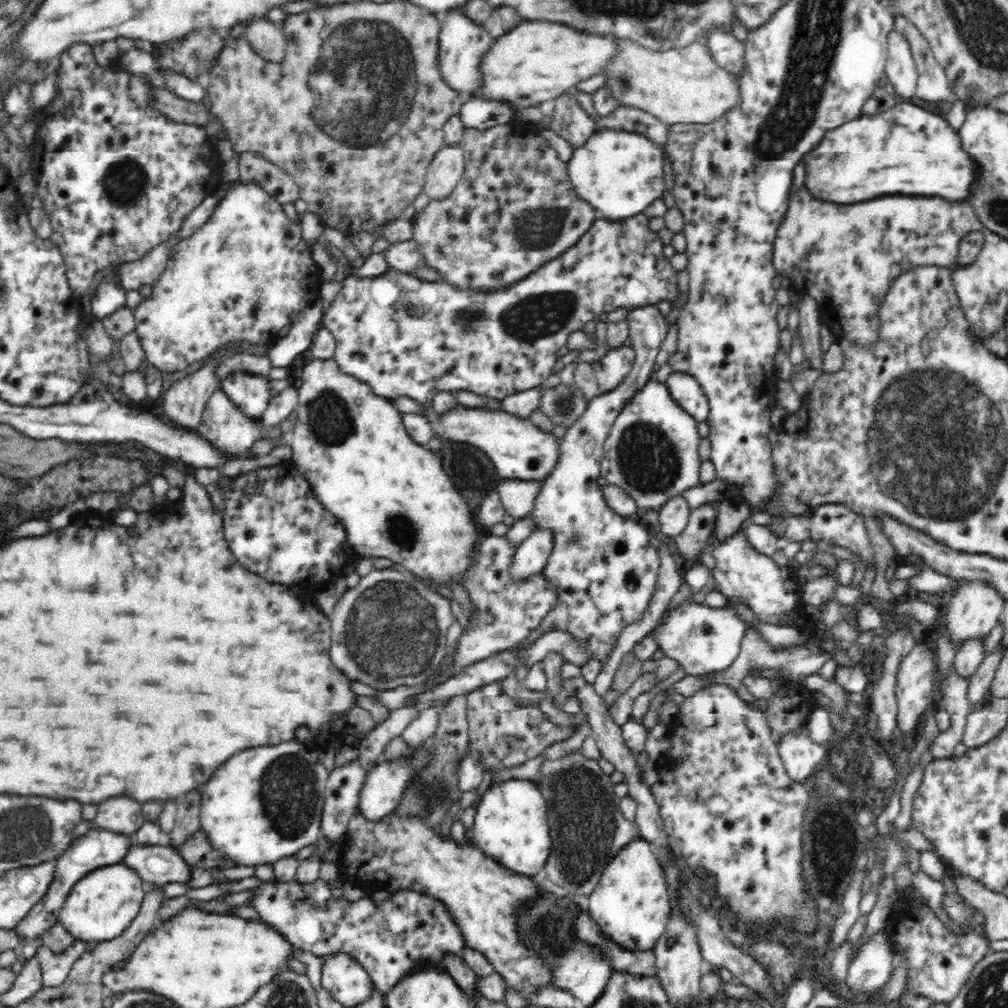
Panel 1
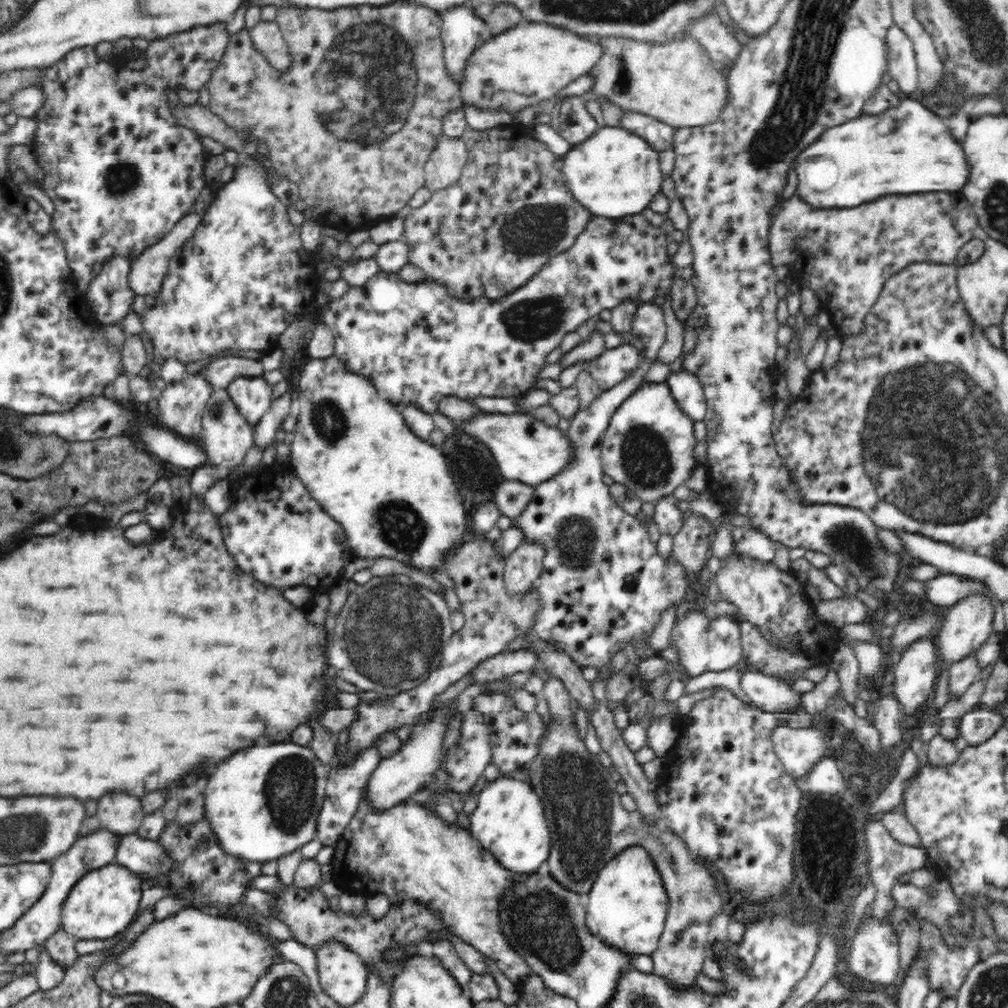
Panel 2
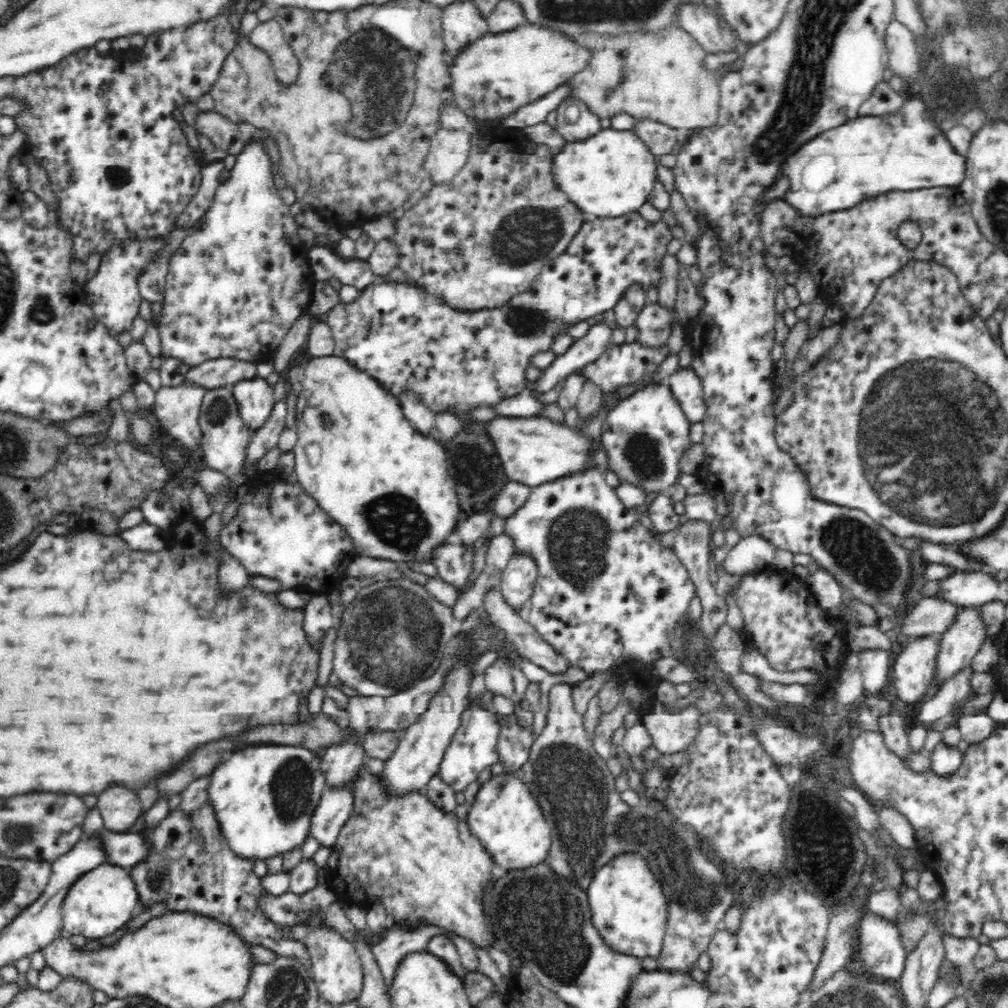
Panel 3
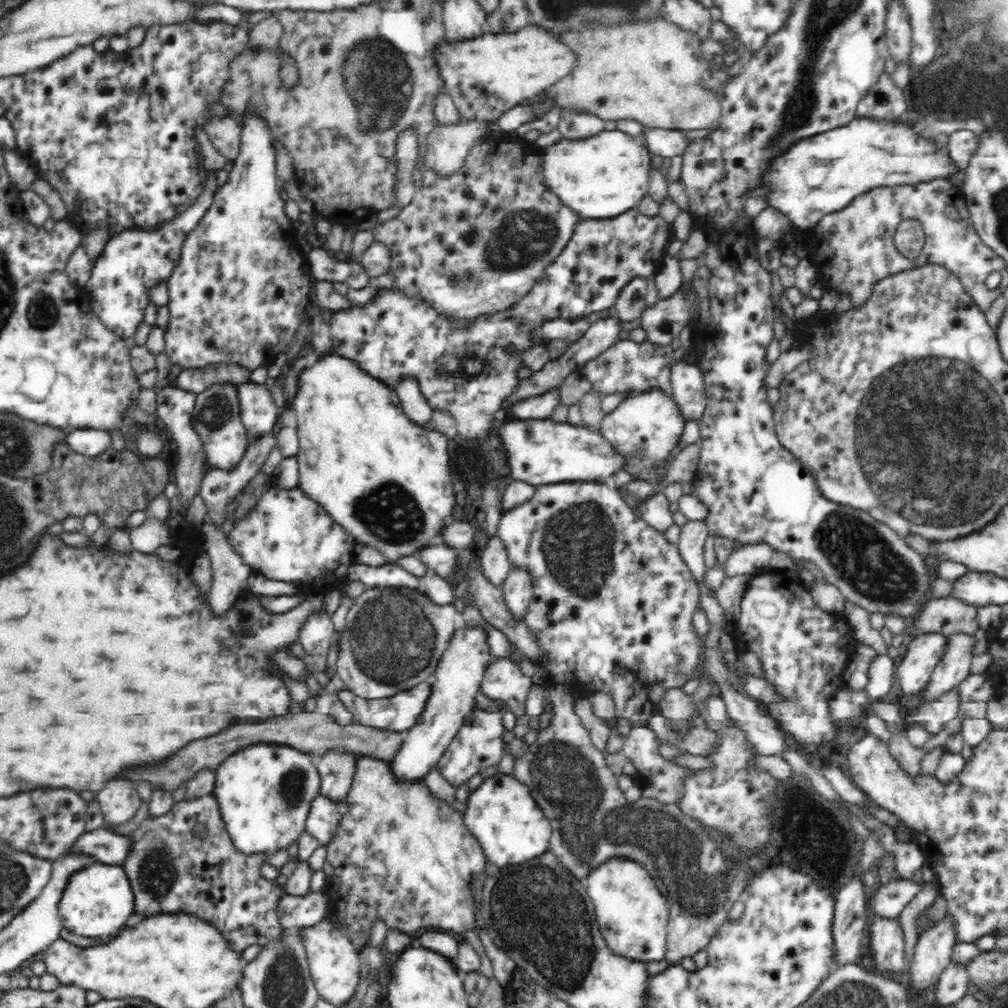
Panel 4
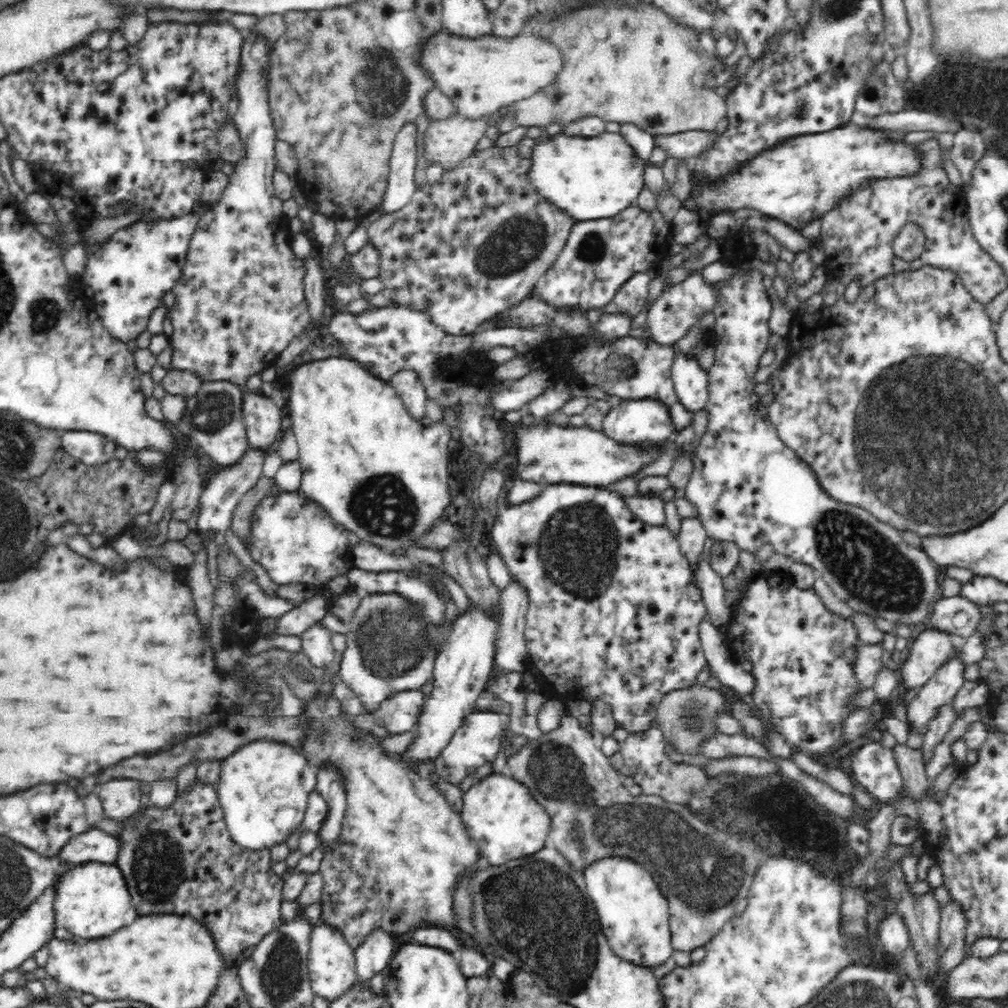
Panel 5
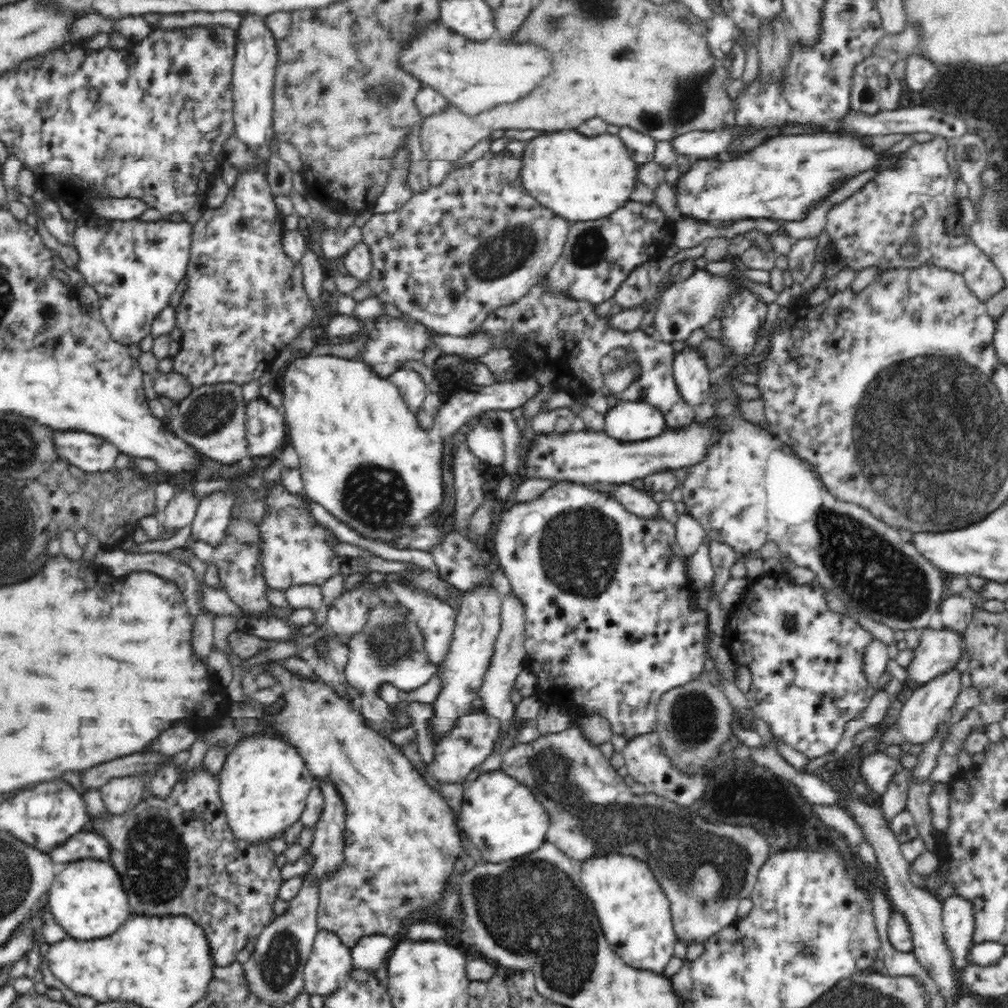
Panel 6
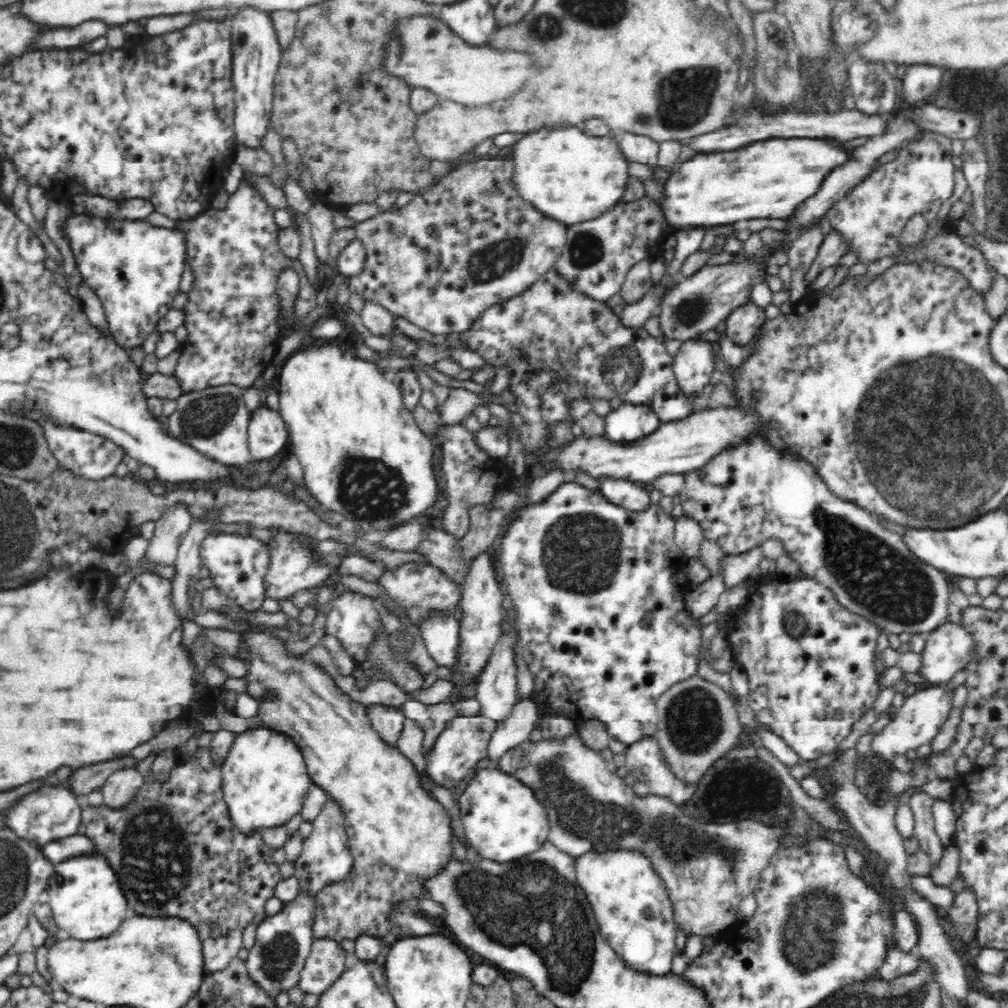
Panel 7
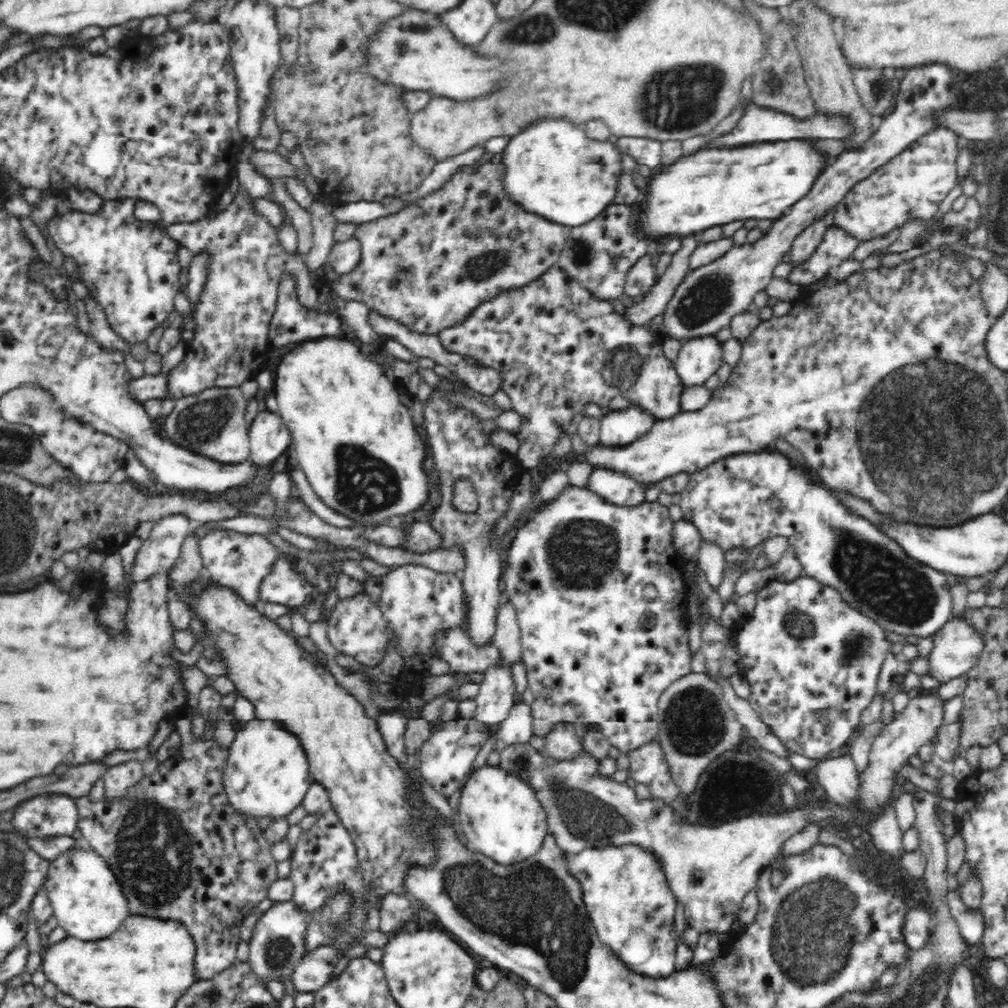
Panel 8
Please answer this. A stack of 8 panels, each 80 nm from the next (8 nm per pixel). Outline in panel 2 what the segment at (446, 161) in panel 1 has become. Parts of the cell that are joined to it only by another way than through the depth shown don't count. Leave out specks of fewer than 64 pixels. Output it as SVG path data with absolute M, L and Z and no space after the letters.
M440 135L425 162L425 187L433 191L456 184L469 158L464 138Z

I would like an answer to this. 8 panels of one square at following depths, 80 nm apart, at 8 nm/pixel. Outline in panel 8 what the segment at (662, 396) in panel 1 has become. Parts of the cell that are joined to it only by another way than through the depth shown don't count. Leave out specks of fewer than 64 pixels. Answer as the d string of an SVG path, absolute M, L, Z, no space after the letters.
M638 406L610 411L601 420L599 429L600 447L629 447L644 436L656 420L648 411Z

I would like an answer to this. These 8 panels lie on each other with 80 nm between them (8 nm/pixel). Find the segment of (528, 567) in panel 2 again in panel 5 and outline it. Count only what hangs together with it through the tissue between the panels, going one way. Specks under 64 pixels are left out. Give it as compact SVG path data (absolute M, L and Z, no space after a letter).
M510 582L508 588L500 593L499 600L499 629L495 640L494 666L491 670L491 678L498 680L504 675L512 672L524 674L526 672L525 662L527 658L527 646L525 639L526 613L529 600L523 587L518 582Z

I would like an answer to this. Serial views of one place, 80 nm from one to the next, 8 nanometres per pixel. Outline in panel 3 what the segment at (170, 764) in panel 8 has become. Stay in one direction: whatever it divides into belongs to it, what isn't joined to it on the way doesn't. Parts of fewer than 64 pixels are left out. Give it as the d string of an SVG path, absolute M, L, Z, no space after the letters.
M202 803L191 811L184 811L178 807L169 812L166 818L160 819L153 827L146 826L139 832L147 846L148 856L146 860L138 861L138 864L130 868L130 876L132 876L132 882L136 884L138 902L142 906L152 908L162 903L172 913L190 911L206 916L216 923L230 927L232 933L244 944L262 945L282 955L294 955L309 968L309 956L305 947L287 938L283 934L283 928L275 924L262 909L261 899L268 895L268 890L262 886L262 878L254 874L256 859L245 859L232 851L226 835L222 833L220 821L216 819L216 811L212 803Z

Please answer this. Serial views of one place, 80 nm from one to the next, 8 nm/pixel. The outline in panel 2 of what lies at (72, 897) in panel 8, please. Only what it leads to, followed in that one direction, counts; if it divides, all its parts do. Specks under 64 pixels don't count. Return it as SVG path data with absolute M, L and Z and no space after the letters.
M114 862L82 876L69 892L61 912L61 929L76 940L112 939L124 930L141 902L141 879L136 873Z

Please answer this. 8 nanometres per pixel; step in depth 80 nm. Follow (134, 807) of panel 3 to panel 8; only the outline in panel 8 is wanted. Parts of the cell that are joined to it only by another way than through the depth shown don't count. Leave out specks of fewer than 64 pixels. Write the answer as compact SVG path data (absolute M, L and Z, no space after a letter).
M130 759L105 770L102 781L105 783L106 798L116 798L127 793L142 777L143 759Z

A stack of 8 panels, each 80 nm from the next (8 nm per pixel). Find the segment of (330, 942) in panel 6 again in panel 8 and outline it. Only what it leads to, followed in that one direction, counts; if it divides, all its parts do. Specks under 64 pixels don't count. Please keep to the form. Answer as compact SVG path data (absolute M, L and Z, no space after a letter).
M330 944L318 946L316 950L306 952L294 965L289 974L294 988L299 992L314 993L325 985L338 962L335 950Z

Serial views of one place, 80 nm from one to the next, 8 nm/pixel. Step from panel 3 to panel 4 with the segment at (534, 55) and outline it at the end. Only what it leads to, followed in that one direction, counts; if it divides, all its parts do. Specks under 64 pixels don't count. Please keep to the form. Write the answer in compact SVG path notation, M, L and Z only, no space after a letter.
M524 26L515 34L484 34L472 40L446 41L431 50L443 90L464 119L492 121L505 110L555 85L572 68L572 54L554 36Z

